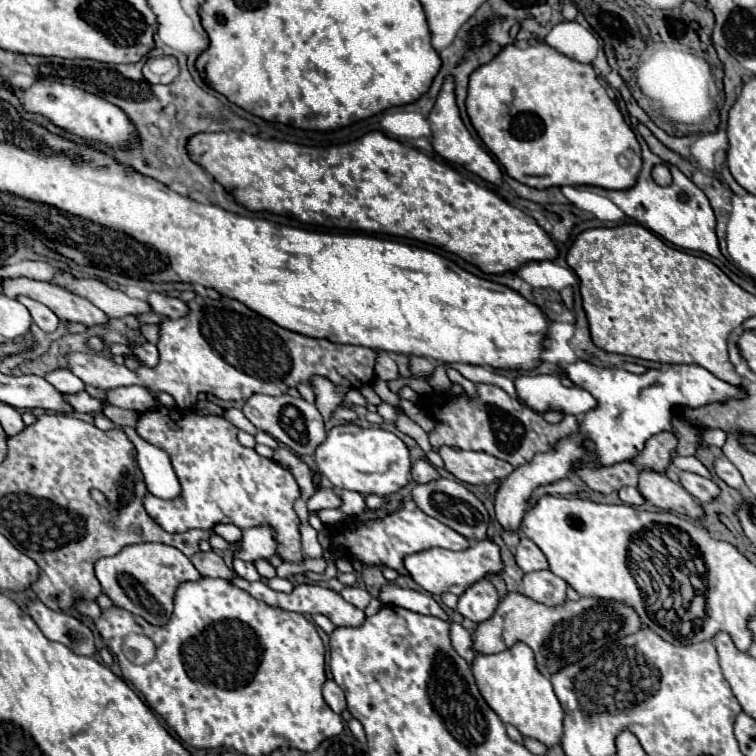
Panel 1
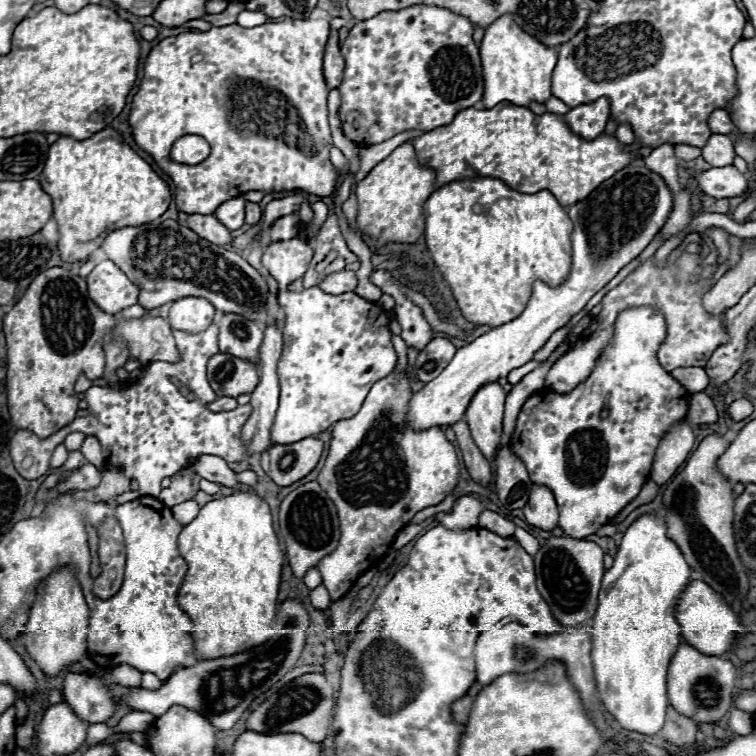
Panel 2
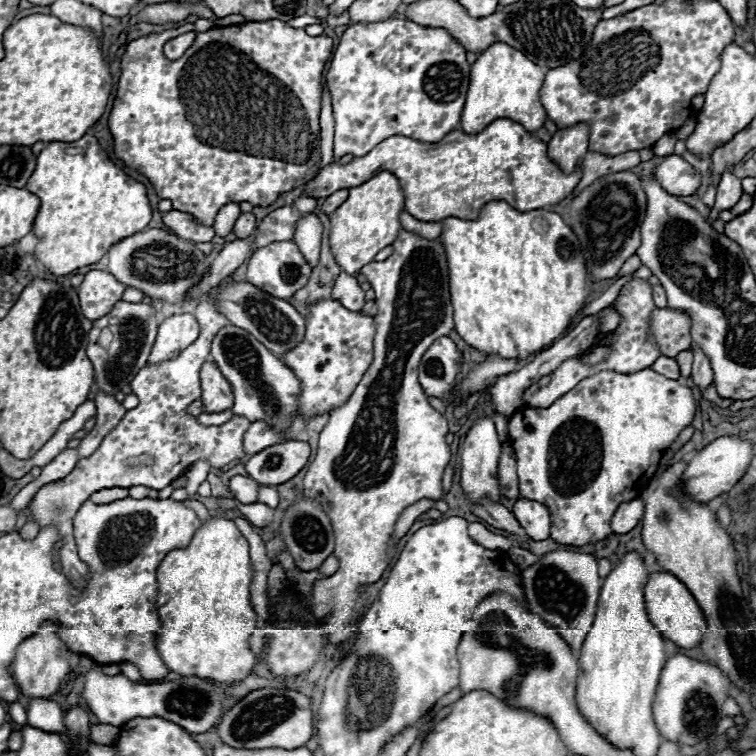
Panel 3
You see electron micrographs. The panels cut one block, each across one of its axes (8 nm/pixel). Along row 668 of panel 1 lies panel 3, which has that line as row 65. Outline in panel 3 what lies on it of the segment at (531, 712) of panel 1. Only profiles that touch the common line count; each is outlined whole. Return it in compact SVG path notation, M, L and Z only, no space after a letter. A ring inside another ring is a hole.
M504 42L490 44L472 64L470 90L462 112L462 128L474 134L474 130L482 130L482 126L486 126L486 122L494 122L494 118L514 118L516 122L522 122L526 130L538 130L546 120L546 110L540 104L544 74L546 70L528 60L520 50Z

